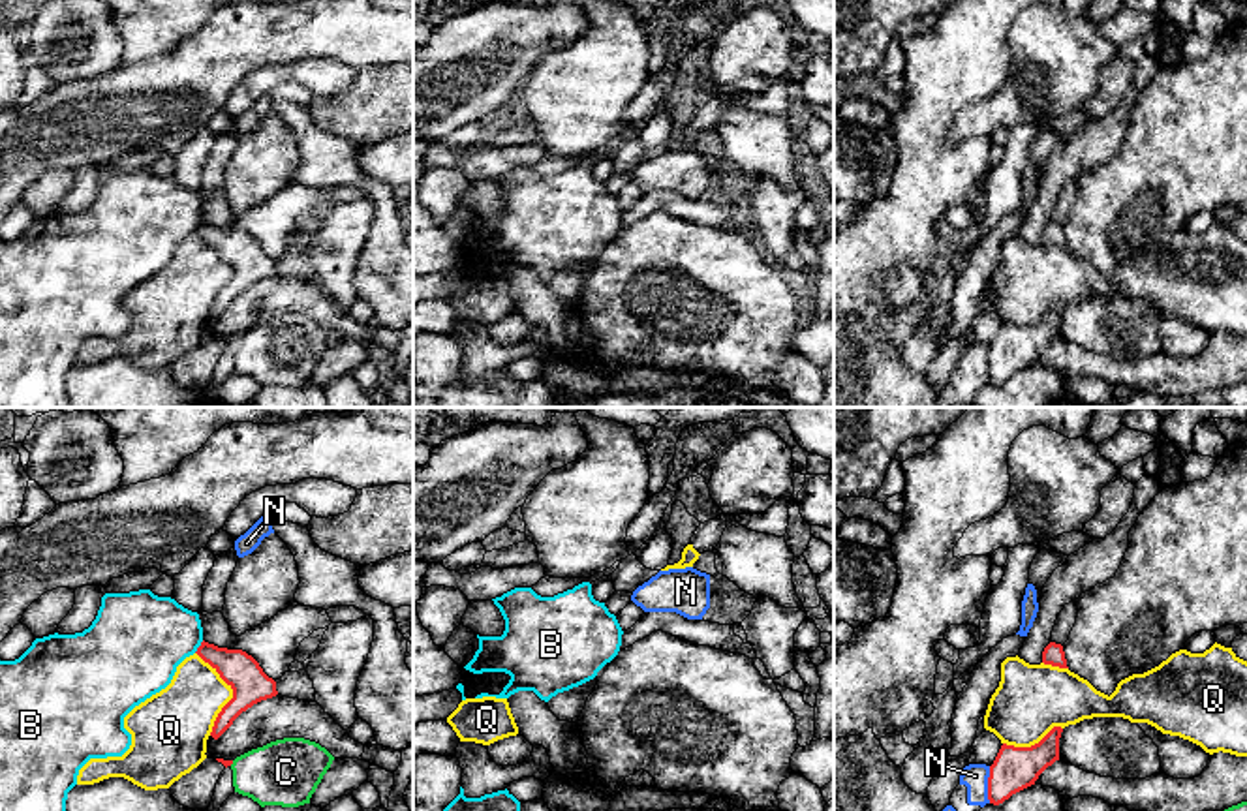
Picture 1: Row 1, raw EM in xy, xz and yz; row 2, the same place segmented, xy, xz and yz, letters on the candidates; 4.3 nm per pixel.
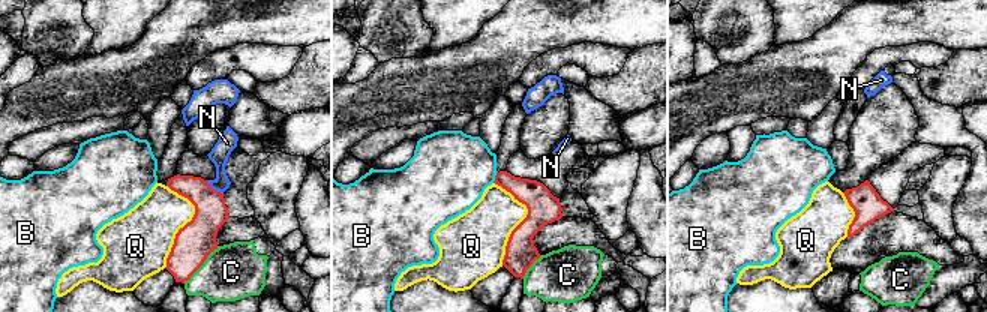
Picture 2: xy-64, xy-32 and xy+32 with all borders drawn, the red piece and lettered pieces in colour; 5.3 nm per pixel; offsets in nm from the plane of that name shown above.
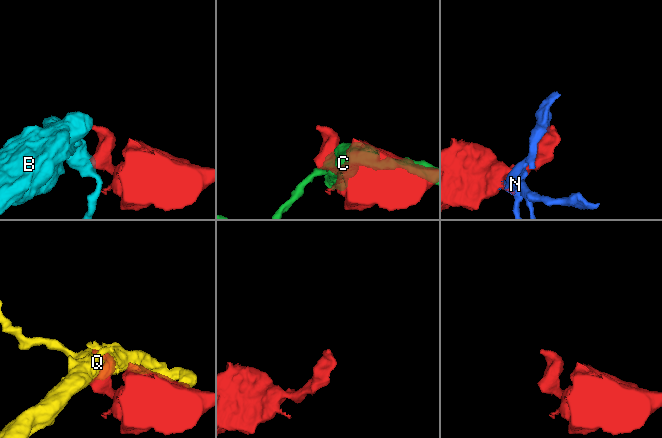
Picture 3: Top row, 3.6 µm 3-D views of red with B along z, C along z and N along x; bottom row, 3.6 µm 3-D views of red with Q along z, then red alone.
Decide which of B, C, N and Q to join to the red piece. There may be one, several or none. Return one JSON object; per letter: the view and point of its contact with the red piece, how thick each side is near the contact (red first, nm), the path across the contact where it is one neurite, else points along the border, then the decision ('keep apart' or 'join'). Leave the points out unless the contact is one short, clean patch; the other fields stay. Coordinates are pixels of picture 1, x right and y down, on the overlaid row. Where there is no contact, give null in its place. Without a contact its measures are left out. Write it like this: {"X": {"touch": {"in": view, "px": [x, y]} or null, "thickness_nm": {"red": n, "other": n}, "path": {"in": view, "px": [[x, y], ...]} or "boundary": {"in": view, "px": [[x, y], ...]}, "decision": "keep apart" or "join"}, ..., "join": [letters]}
{"B": {"touch": {"in": "xy", "px": [200, 646]}, "thickness_nm": {"red": 160, "other": 380}, "boundary": {"in": "xy", "px": [[203, 641], [194, 652]]}, "decision": "keep apart"}, "C": {"touch": {"in": "xy", "px": [231, 763]}, "thickness_nm": {"red": 30, "other": 280}, "decision": "keep apart"}, "N": {"touch": {"in": "yz", "px": [988, 785]}, "thickness_nm": {"red": 190, "other": 110}, "decision": "join"}, "Q": {"touch": {"in": "xy", "px": [233, 693]}, "thickness_nm": {"red": 160, "other": 280}, "decision": "keep apart"}, "join": ["N"]}

